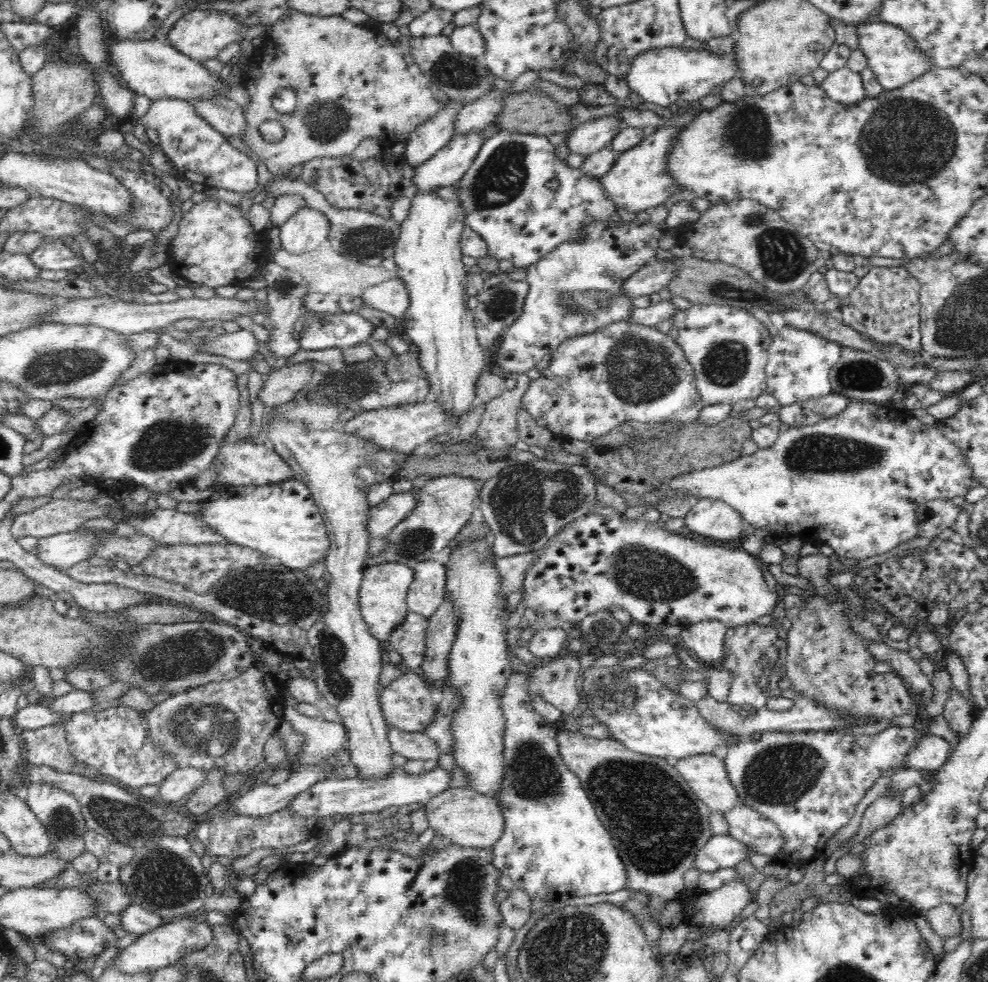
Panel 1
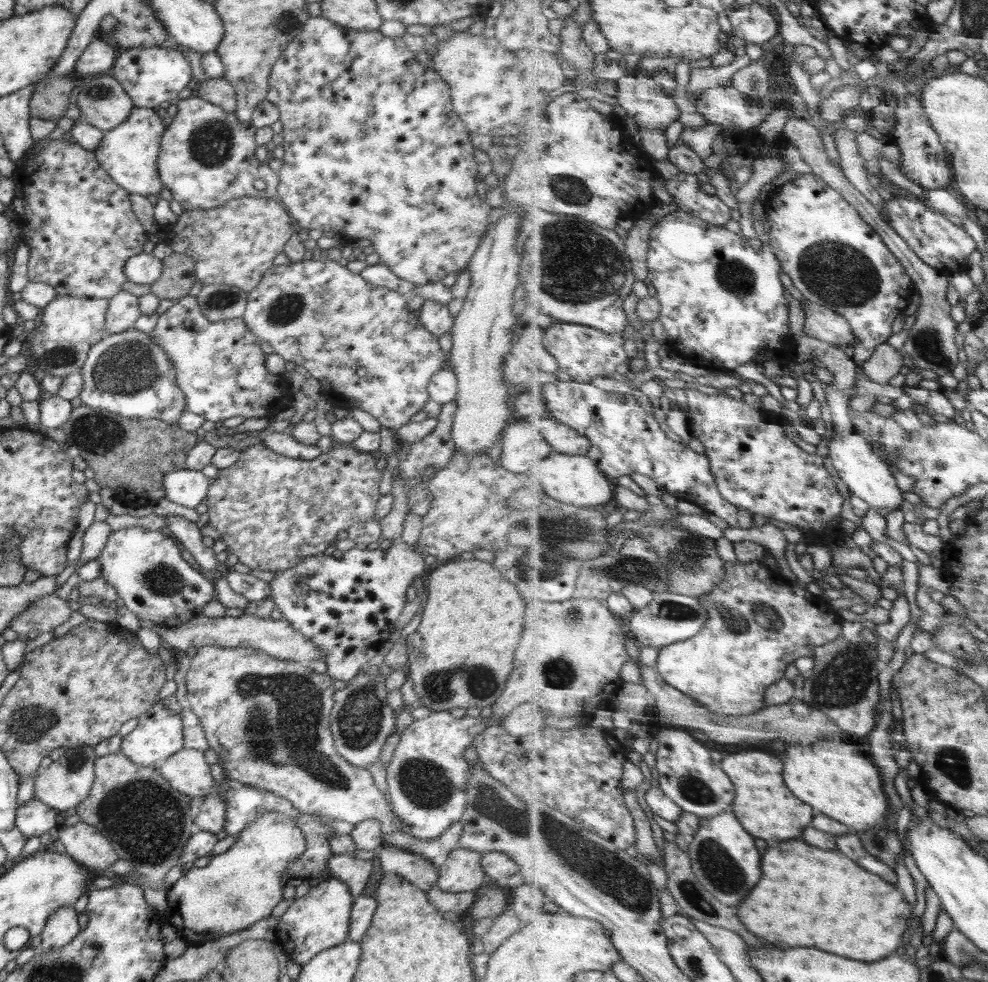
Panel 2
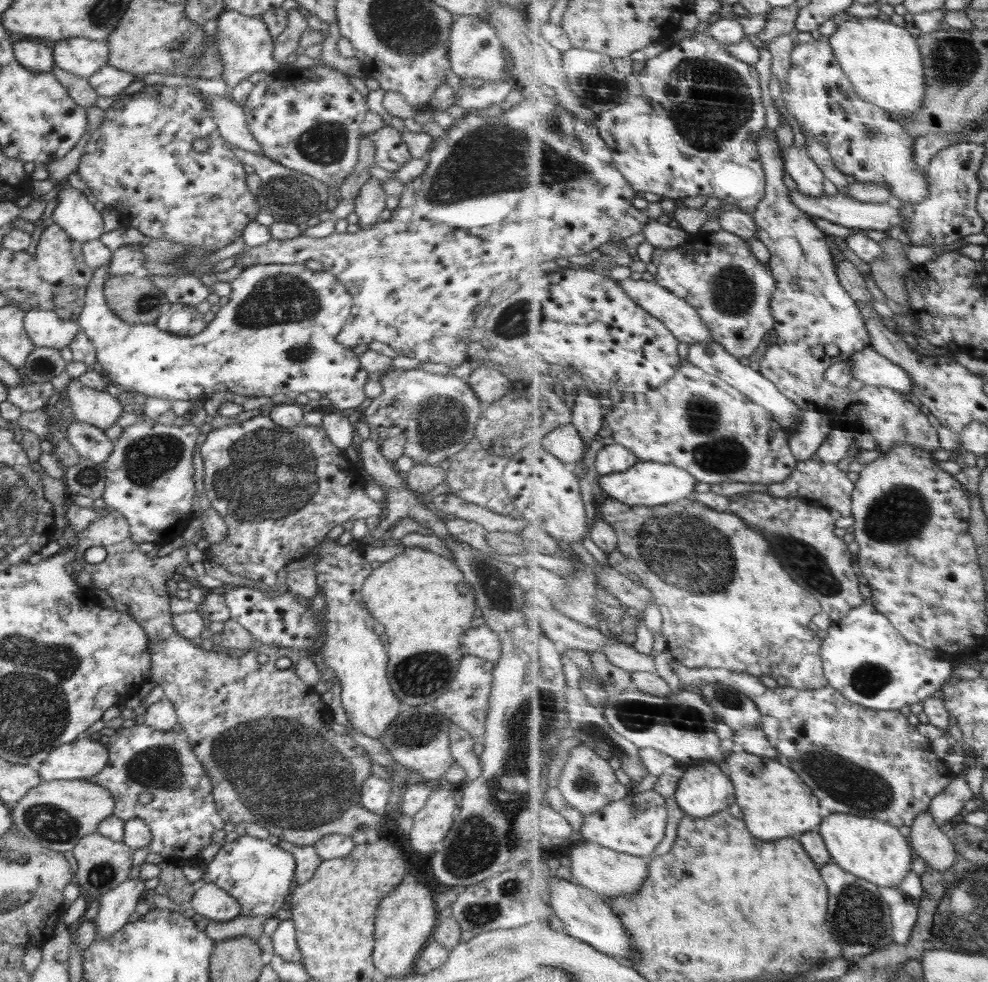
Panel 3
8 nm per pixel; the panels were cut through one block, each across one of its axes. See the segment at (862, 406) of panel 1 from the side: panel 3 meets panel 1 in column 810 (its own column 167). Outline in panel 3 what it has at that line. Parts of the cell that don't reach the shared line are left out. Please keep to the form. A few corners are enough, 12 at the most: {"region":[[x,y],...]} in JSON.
{"region":[[201,427],[123,428],[103,464],[108,508],[136,544],[195,514]]}

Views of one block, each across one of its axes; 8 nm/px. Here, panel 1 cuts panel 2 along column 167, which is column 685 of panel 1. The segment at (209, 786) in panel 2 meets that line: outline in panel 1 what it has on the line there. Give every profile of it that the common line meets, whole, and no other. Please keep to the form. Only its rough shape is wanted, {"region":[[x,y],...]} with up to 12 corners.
{"region":[[722,755],[673,765],[710,810],[741,805]]}

